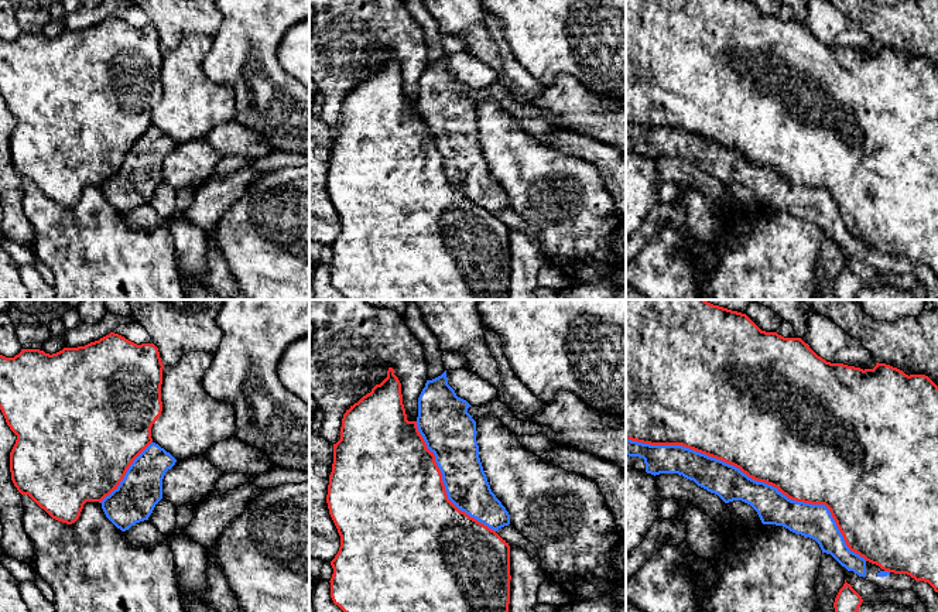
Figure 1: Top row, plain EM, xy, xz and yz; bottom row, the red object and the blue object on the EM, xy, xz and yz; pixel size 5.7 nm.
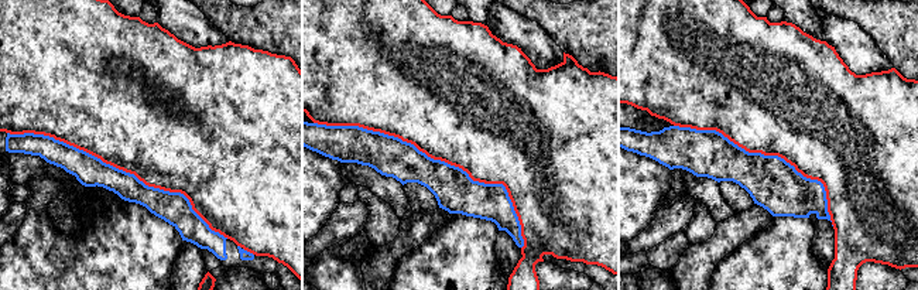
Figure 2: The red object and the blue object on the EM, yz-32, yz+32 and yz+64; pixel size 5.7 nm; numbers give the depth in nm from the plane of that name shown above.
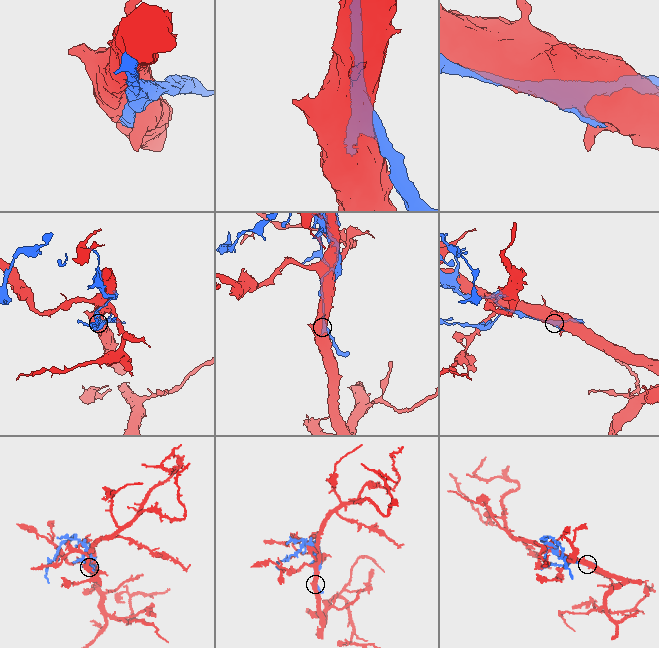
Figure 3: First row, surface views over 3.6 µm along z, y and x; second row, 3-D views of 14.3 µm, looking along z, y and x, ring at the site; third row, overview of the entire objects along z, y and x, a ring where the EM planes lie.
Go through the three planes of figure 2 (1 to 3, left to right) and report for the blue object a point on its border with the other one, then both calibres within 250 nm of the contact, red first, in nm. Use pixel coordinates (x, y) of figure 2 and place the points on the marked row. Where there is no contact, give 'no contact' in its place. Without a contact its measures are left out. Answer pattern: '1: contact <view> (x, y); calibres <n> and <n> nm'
1: contact yz-32 (120, 169); calibres 500 and 170 nm
2: contact yz+32 (438, 159); calibres 500 and 240 nm
3: contact yz+64 (767, 154); calibres 500 and 300 nm

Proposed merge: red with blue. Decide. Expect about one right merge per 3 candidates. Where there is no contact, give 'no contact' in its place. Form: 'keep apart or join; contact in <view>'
keep apart; contact in yz

